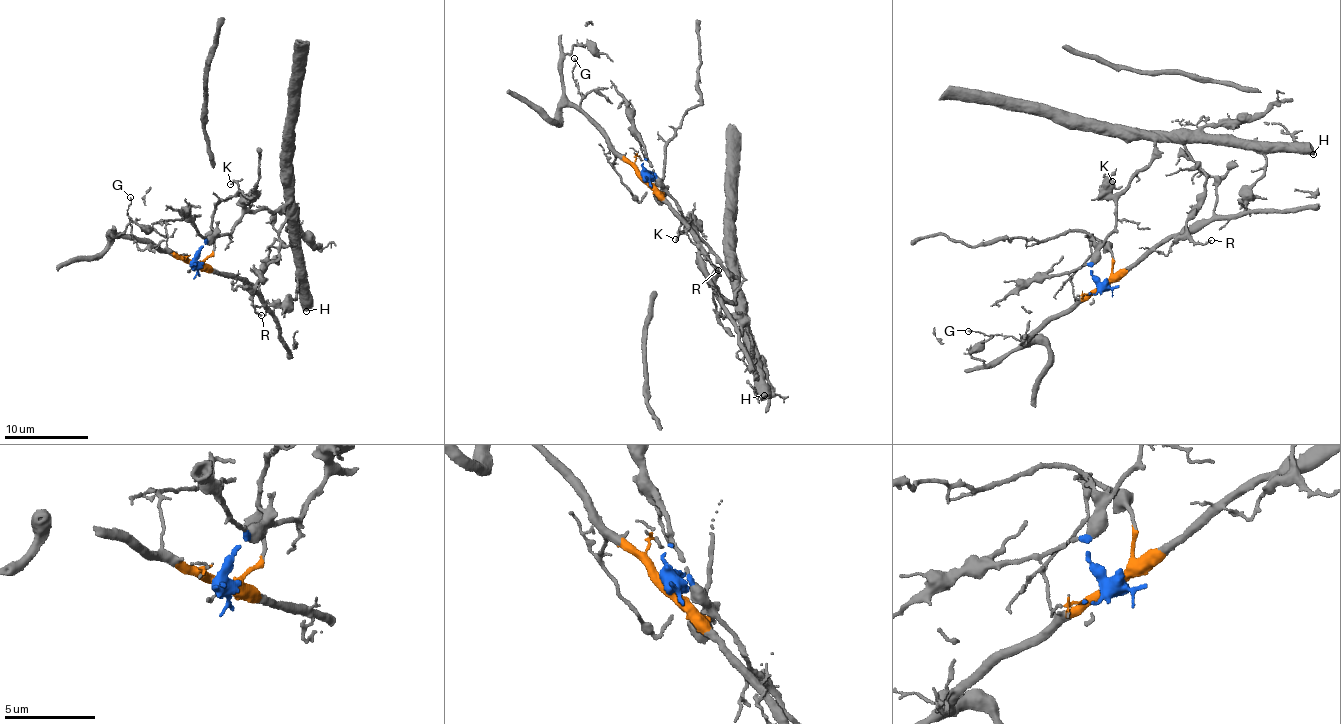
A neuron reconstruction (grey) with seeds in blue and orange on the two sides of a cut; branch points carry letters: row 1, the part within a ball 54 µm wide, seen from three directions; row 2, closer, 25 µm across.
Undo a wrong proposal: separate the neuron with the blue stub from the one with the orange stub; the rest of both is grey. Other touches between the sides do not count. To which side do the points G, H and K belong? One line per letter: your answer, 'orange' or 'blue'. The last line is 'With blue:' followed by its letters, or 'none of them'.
G: orange
H: blue
K: blue
With blue: H, K

